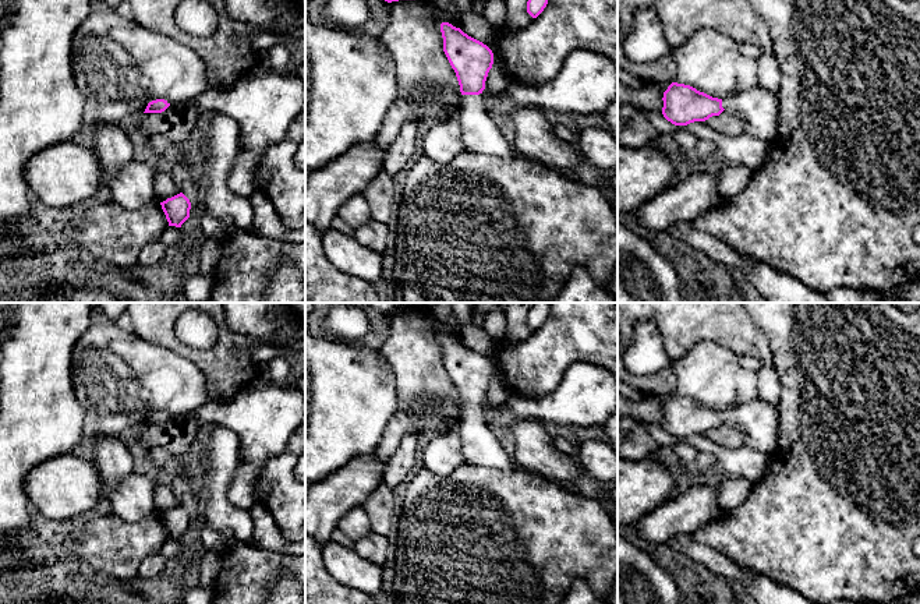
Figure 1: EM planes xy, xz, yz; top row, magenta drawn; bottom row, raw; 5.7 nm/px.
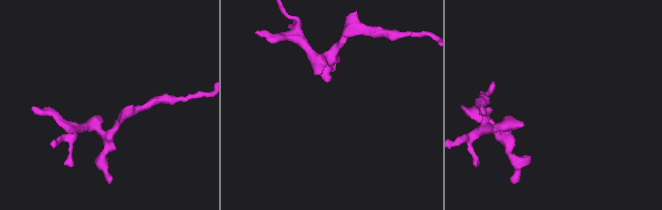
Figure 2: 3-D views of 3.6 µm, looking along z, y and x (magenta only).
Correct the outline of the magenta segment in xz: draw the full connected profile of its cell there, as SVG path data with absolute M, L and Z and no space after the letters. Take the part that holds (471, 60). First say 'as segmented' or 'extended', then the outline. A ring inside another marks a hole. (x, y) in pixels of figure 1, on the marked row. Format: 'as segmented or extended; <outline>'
extended; M449 22L440 24L443 52L456 73L463 95L456 114L461 127L461 139L467 152L513 158L514 149L507 144L489 117L482 91L493 64L492 50Z

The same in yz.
extended; M672 82L664 92L662 100L662 114L675 126L705 121L726 110L743 117L746 133L765 142L771 142L779 128L778 95L758 86L718 99L690 85Z

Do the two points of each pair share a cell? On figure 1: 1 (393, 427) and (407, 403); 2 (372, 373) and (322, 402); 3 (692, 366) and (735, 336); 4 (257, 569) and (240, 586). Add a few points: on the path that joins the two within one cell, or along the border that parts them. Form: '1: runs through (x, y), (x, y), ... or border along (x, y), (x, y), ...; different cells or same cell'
1: runs through (399, 421), (407, 413), (407, 409); same cell
2: runs through (360, 385), (335, 398); same cell
3: border along (690, 346), (700, 341), (714, 341), (738, 355); different cells
4: runs through (252, 574), (244, 582); same cell

